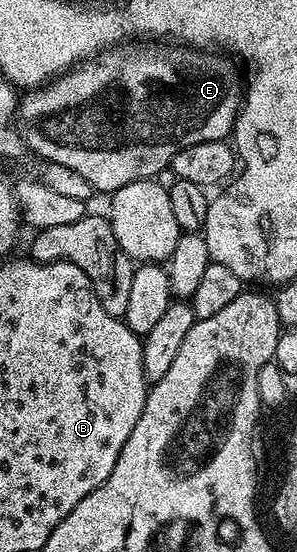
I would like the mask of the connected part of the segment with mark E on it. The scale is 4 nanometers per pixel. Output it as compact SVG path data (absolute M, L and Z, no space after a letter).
M127 43L122 47L104 49L102 53L96 53L95 56L88 57L86 61L72 65L67 72L58 74L50 83L41 85L38 89L24 92L18 102L19 134L23 136L23 141L32 154L36 153L37 156L43 157L44 162L61 163L61 167L69 167L72 171L77 171L77 175L89 179L92 190L99 192L100 189L104 195L116 193L118 189L134 181L158 178L160 171L170 166L177 151L181 151L187 145L205 143L206 141L222 141L232 136L235 128L235 117L239 114L241 104L241 77L240 74L239 77L235 74L234 67L226 60L230 61L218 52L200 51L195 47L180 47L175 43Z

